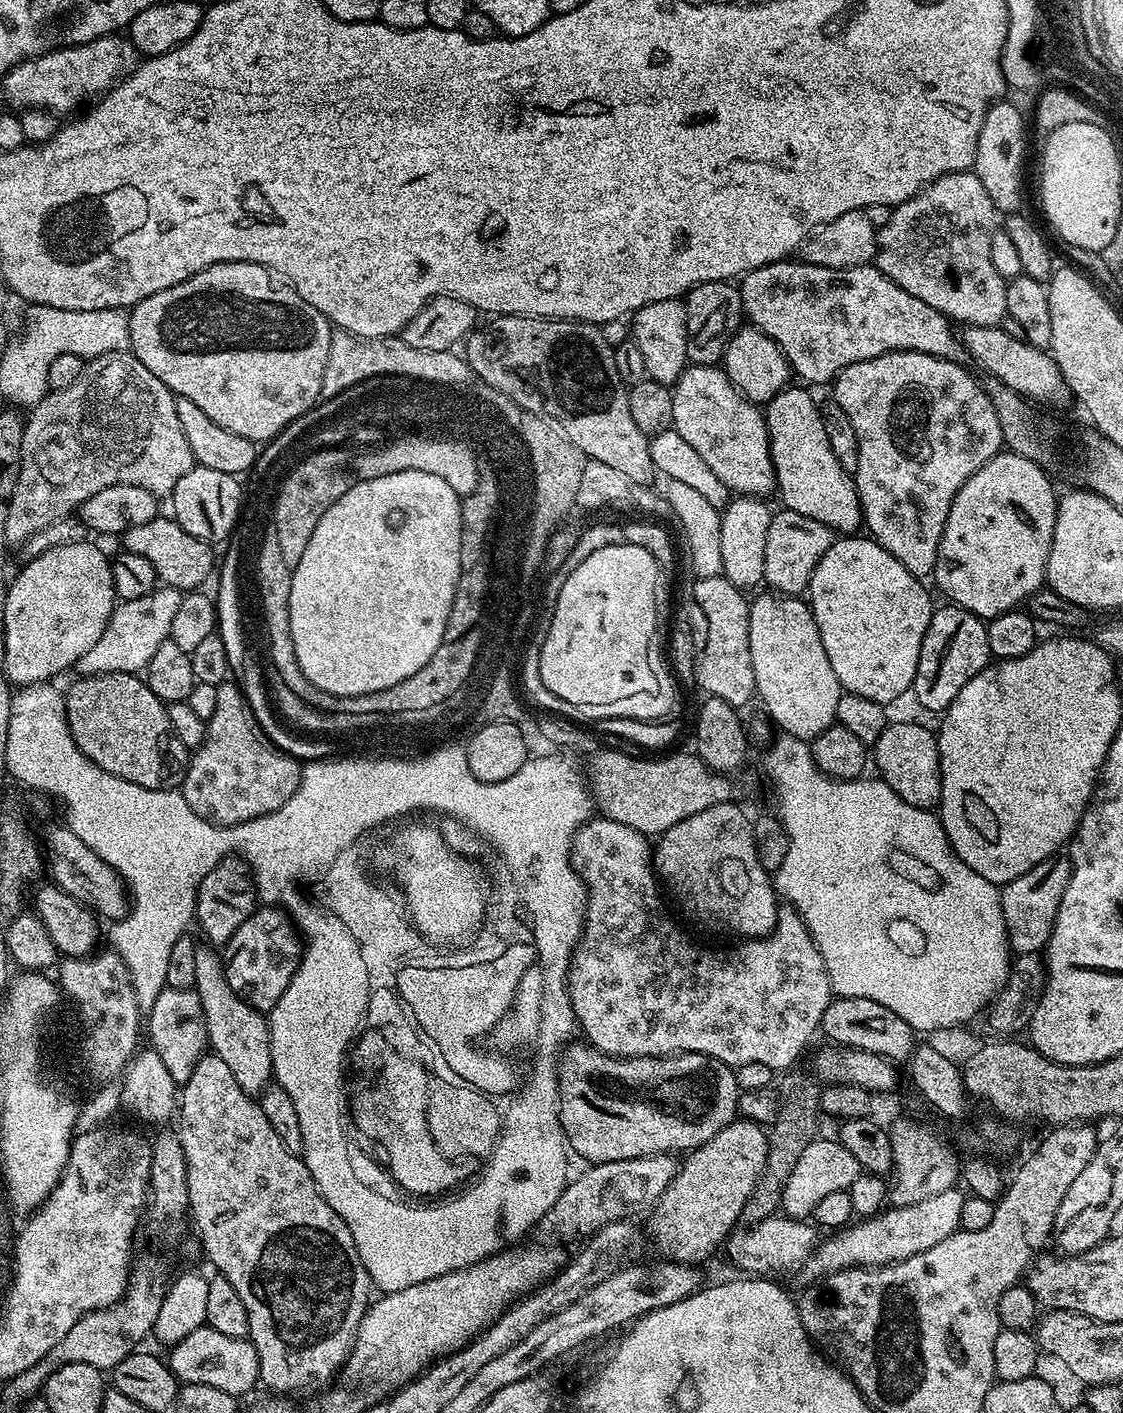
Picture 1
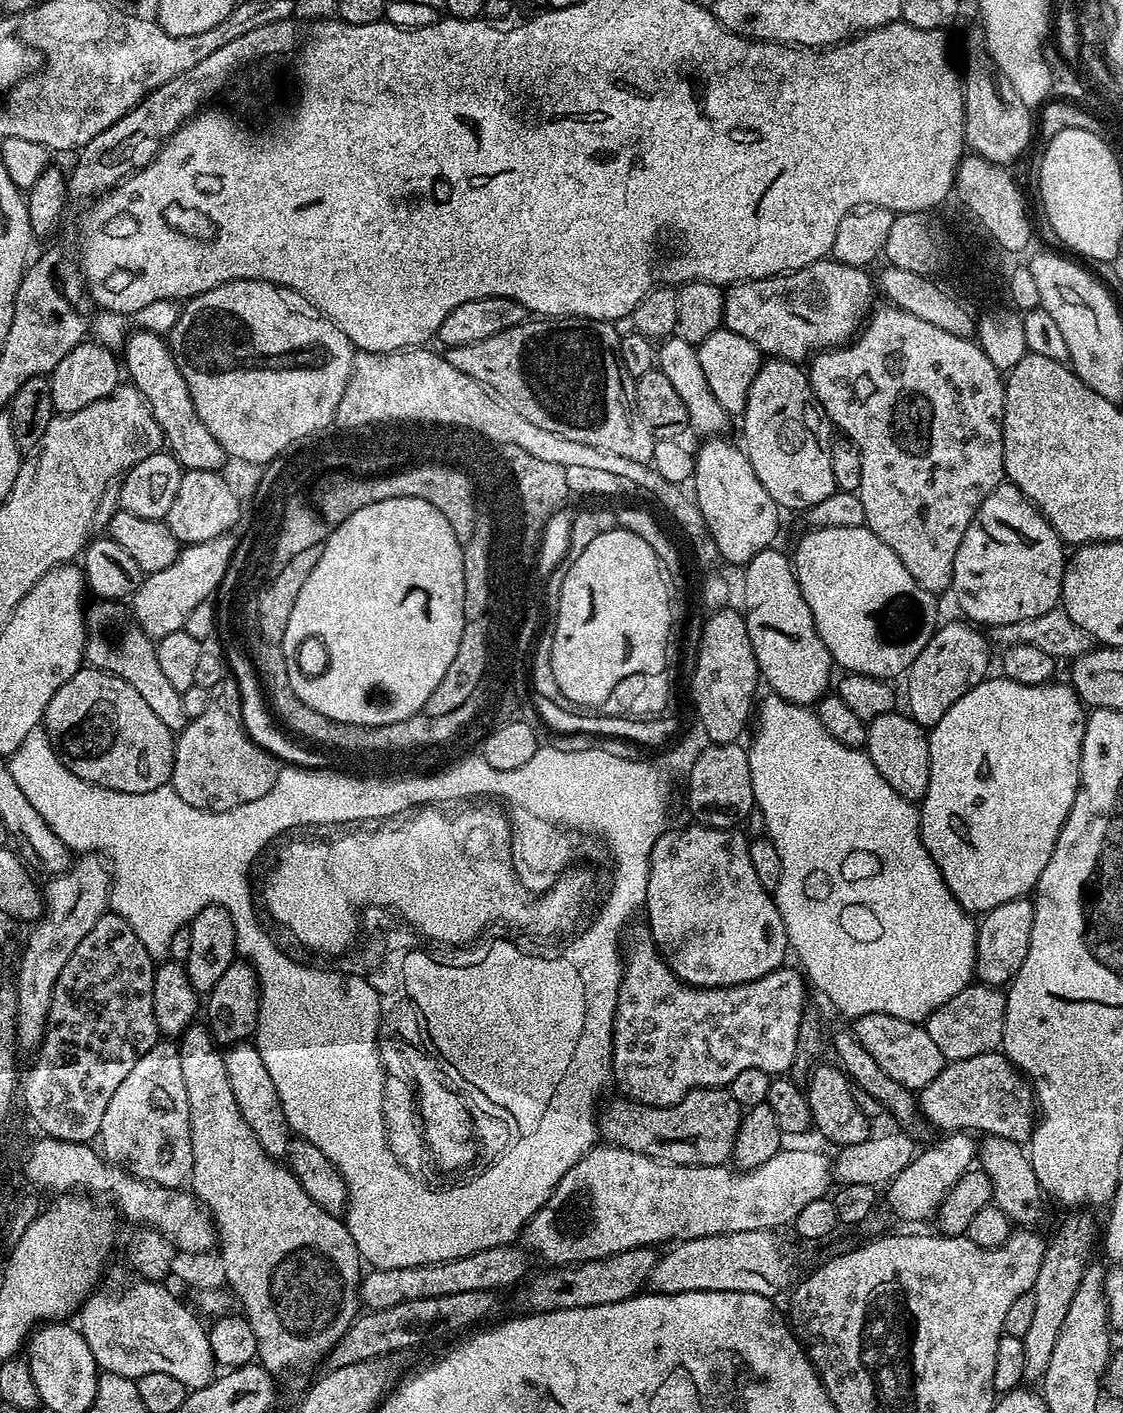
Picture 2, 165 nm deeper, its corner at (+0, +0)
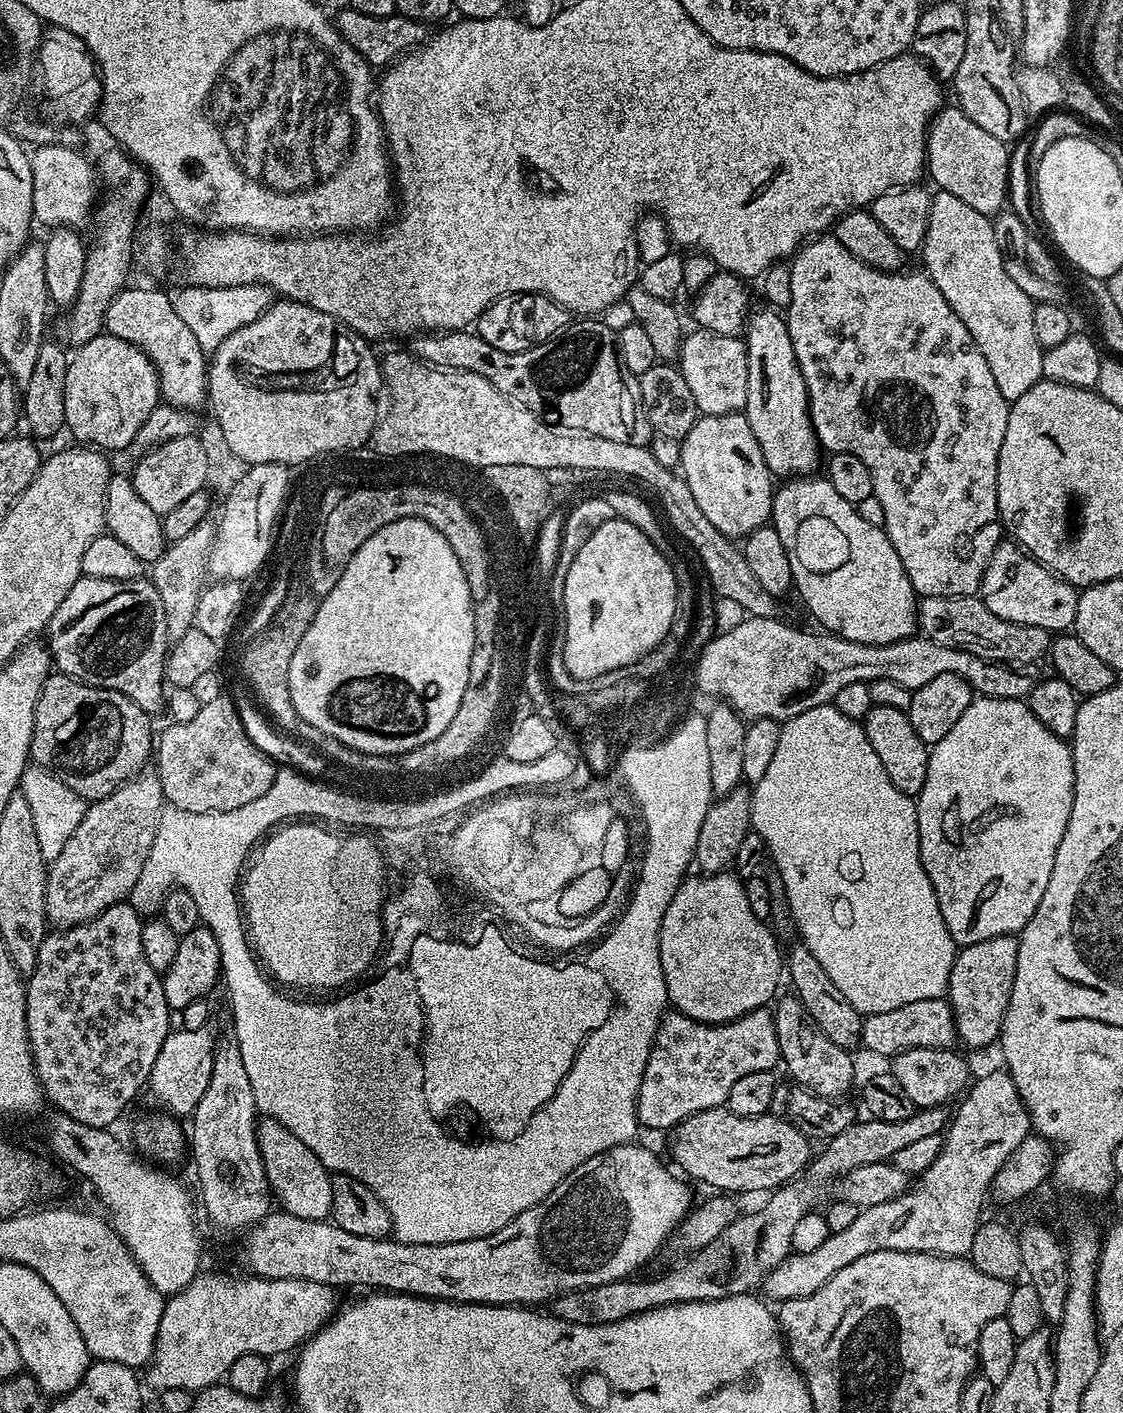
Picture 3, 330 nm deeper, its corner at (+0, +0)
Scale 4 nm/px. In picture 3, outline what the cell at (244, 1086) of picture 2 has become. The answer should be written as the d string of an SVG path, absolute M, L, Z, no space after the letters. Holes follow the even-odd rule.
M271 1118L257 1123L256 1142L262 1154L271 1195L280 1199L279 1207L298 1218L328 1220L332 1214L332 1179L329 1169L316 1157L314 1150L310 1150L302 1138L294 1138L282 1122Z

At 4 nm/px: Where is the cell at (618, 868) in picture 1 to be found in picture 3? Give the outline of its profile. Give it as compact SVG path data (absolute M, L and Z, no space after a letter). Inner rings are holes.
M767 1007L754 1010L725 1024L703 1024L694 1018L672 1010L660 1021L656 1041L644 1070L640 1094L636 1099L636 1117L648 1128L671 1130L686 1118L711 1108L723 1108L734 1082L751 1072L770 1072L781 1063L775 1015Z

